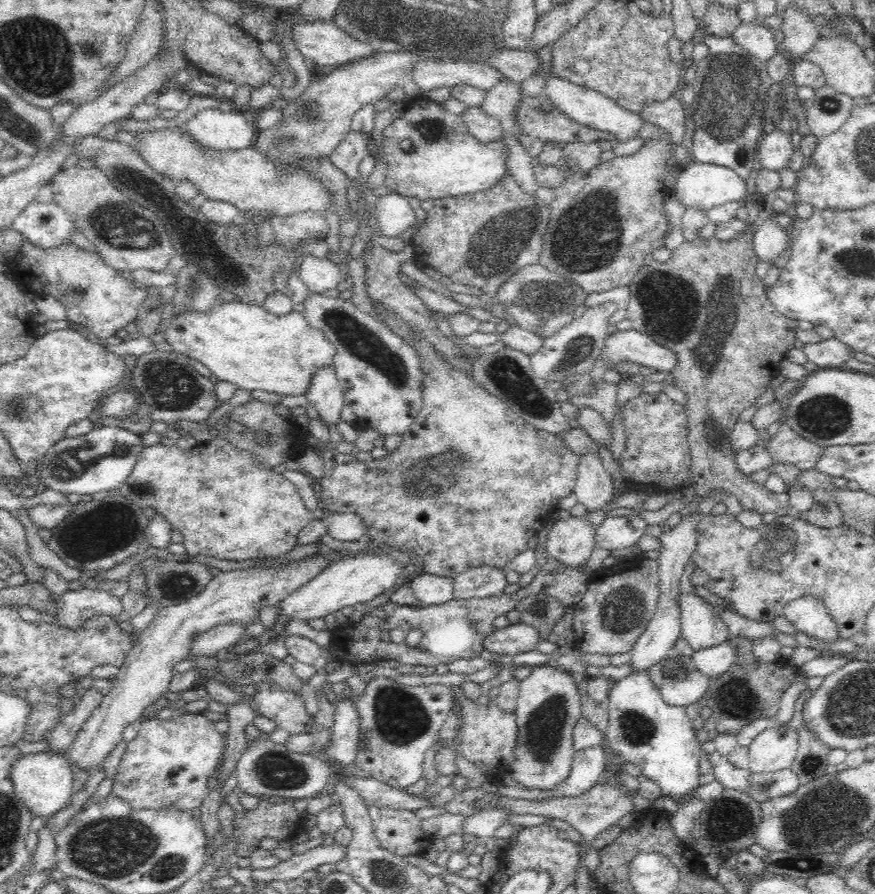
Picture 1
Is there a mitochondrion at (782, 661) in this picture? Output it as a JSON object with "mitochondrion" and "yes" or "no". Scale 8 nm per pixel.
{"mitochondrion":"no"}

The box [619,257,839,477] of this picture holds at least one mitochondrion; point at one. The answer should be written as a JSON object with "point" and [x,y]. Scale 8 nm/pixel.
{"point":[665,313]}

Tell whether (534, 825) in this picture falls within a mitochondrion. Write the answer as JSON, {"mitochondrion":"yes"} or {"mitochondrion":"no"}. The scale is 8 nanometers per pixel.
{"mitochondrion":"no"}

